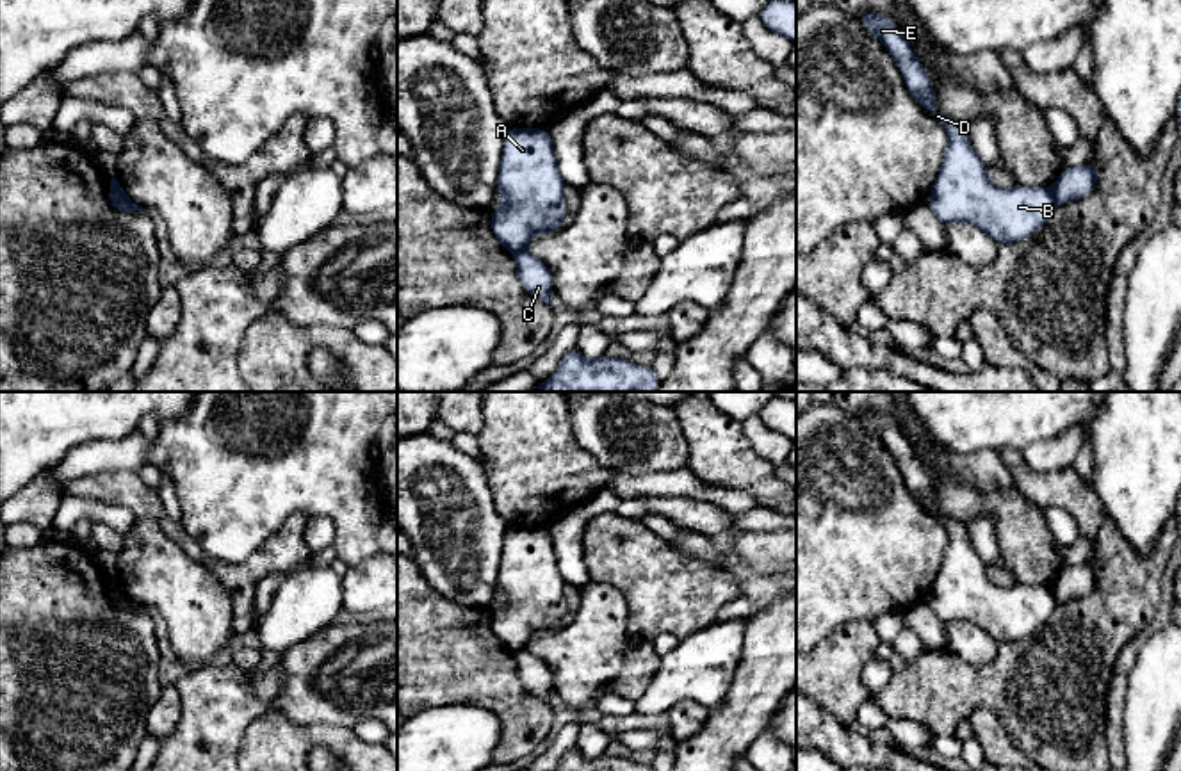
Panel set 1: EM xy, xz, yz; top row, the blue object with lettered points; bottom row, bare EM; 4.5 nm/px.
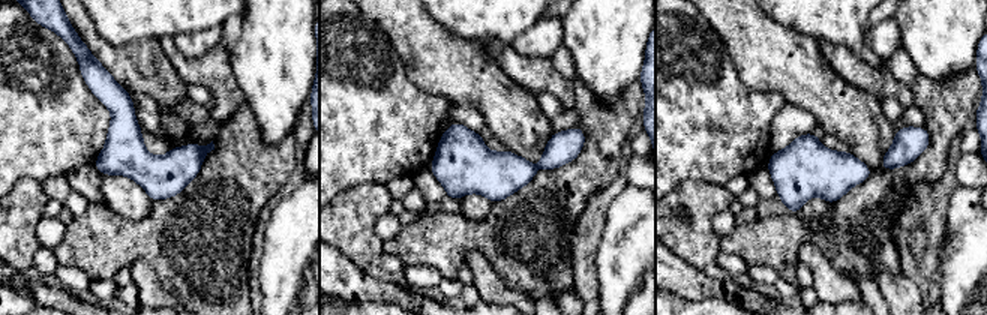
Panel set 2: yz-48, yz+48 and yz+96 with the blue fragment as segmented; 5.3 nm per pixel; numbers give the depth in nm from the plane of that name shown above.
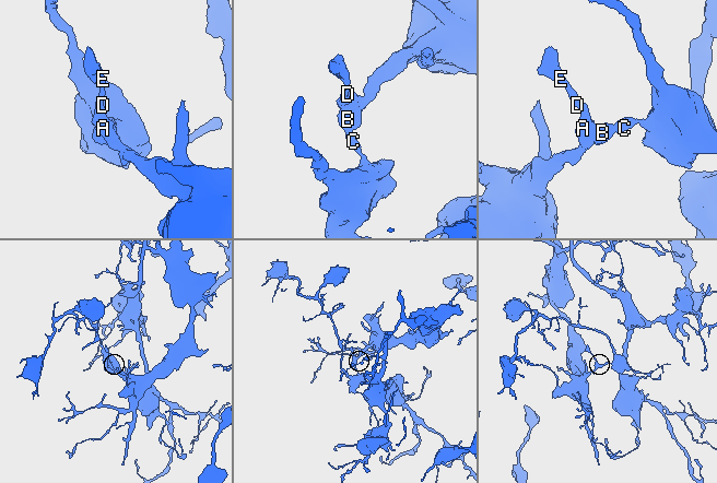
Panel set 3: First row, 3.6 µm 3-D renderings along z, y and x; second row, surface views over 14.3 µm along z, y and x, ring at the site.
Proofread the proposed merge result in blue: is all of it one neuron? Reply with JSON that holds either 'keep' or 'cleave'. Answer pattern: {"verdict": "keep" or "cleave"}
{"verdict": "cleave"}

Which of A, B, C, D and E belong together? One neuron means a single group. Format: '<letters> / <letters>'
A B D E / C

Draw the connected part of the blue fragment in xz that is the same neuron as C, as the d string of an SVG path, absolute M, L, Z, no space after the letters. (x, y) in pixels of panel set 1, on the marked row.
M525 249L515 253L513 258L517 264L518 280L525 292L554 306L552 304L554 285L549 267Z

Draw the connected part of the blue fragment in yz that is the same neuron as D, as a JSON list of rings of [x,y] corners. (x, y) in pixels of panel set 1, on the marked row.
[[[864,12],[859,21],[889,50],[917,105],[948,132],[949,144],[926,201],[939,221],[969,223],[983,230],[998,246],[1021,242],[1042,228],[1058,205],[1053,189],[1022,183],[1008,189],[994,185],[987,166],[969,144],[969,126],[932,109],[935,85],[892,20],[882,12]]]

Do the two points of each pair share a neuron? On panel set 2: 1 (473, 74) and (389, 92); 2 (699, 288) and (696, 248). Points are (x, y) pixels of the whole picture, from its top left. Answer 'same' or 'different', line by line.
1: different
2: different

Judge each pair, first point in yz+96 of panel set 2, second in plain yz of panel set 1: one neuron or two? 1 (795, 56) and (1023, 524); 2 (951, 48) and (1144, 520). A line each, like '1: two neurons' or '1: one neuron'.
1: one neuron
2: one neuron

